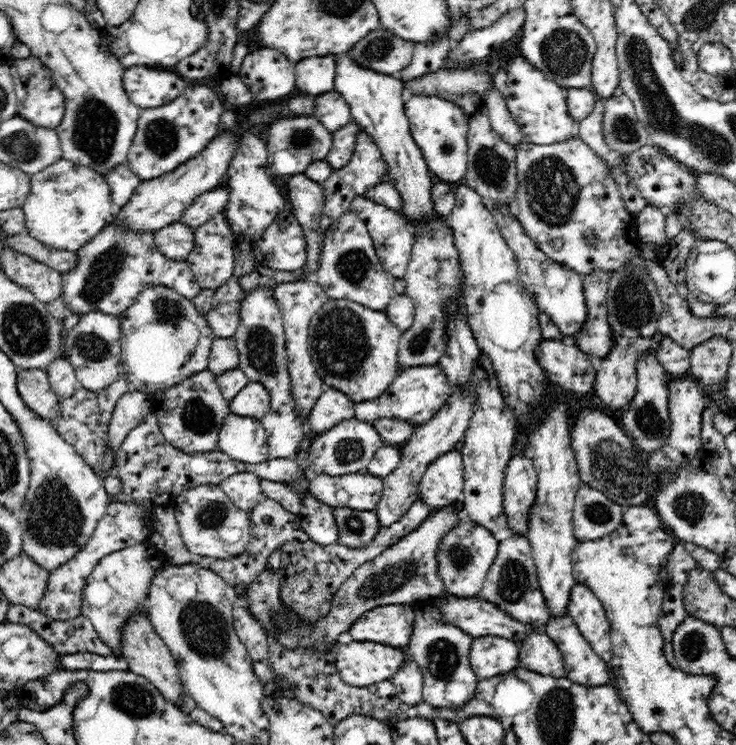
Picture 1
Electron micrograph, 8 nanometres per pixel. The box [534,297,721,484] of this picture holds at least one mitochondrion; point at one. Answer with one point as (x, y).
(649, 421)

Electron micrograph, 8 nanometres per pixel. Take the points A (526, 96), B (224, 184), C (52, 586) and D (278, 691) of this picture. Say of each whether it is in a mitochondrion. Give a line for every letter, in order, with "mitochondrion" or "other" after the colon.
A: other
B: other
C: other
D: other

